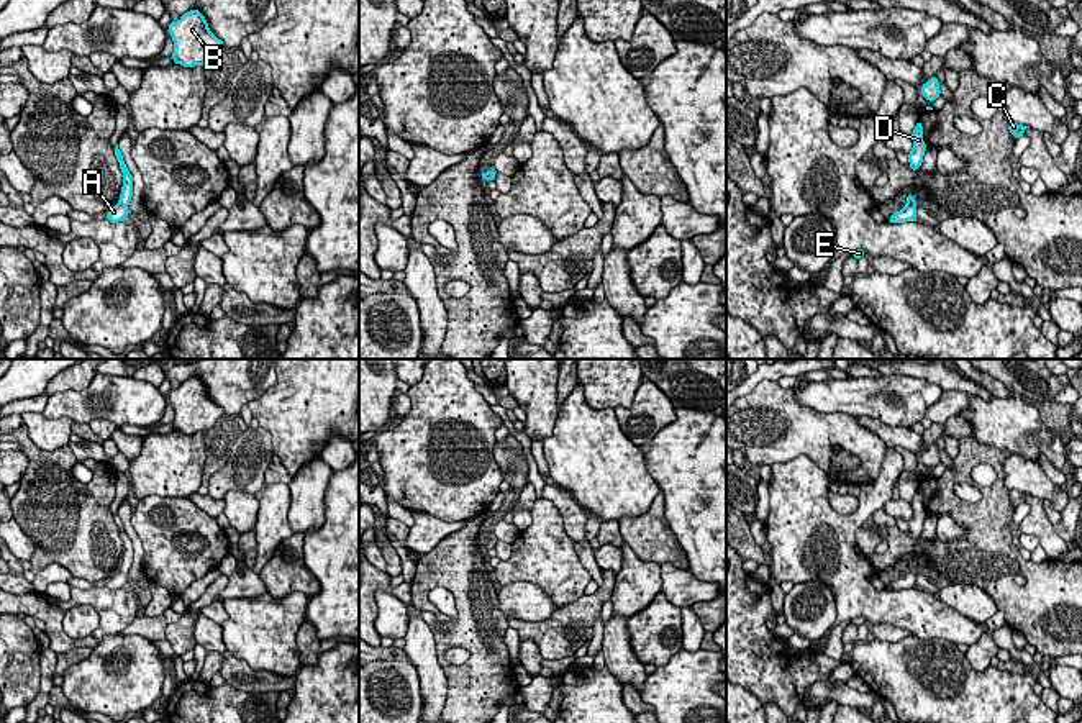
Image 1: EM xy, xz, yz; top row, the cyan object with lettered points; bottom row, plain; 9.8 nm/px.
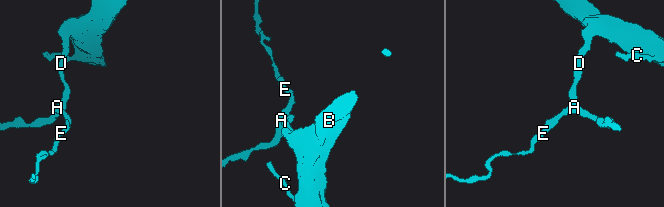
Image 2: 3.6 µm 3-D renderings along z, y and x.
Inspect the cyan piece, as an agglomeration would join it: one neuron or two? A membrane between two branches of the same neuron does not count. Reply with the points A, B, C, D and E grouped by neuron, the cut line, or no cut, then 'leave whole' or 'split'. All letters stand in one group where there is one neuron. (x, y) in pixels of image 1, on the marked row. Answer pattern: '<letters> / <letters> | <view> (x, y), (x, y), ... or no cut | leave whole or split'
A B C D E | no cut | leave whole

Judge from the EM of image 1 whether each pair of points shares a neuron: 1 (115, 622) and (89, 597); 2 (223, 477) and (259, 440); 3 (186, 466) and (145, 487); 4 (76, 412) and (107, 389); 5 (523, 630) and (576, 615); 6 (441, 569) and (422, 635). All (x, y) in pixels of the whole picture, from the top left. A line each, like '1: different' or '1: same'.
1: same
2: same
3: same
4: same
5: same
6: different

